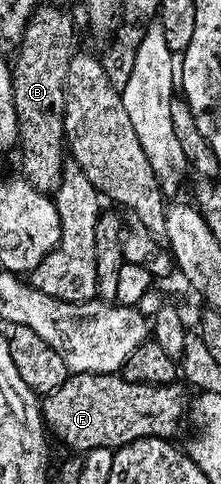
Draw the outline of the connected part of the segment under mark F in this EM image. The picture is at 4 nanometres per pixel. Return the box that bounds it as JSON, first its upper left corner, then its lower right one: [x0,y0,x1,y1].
[40,374,191,452]

